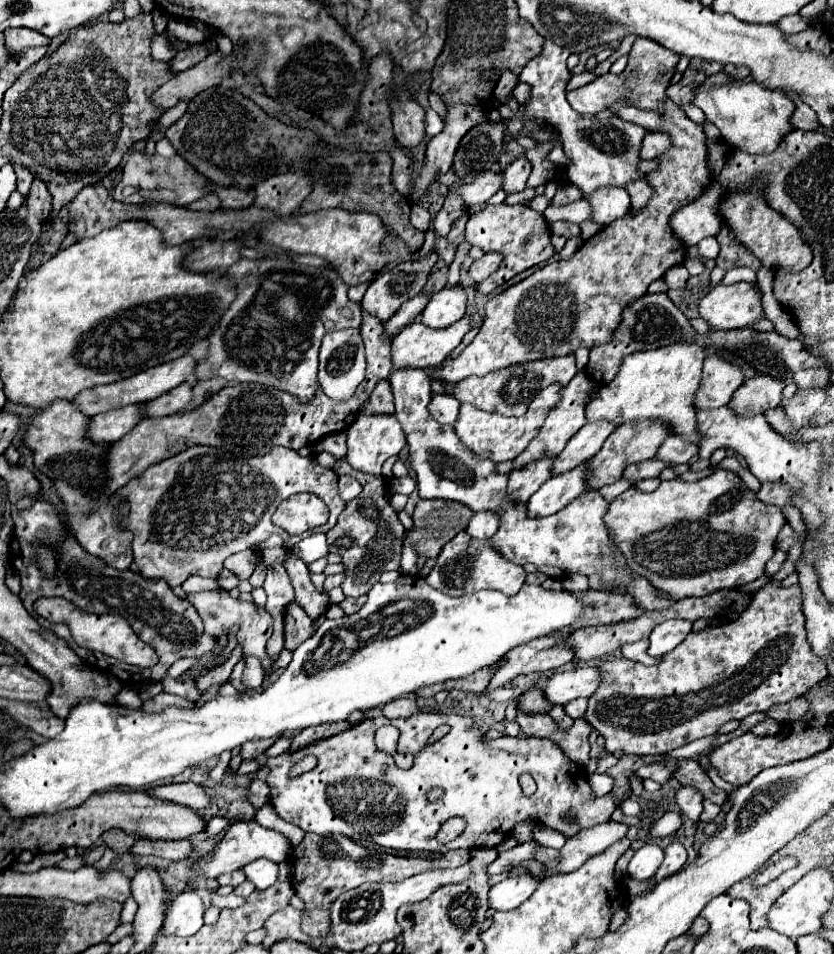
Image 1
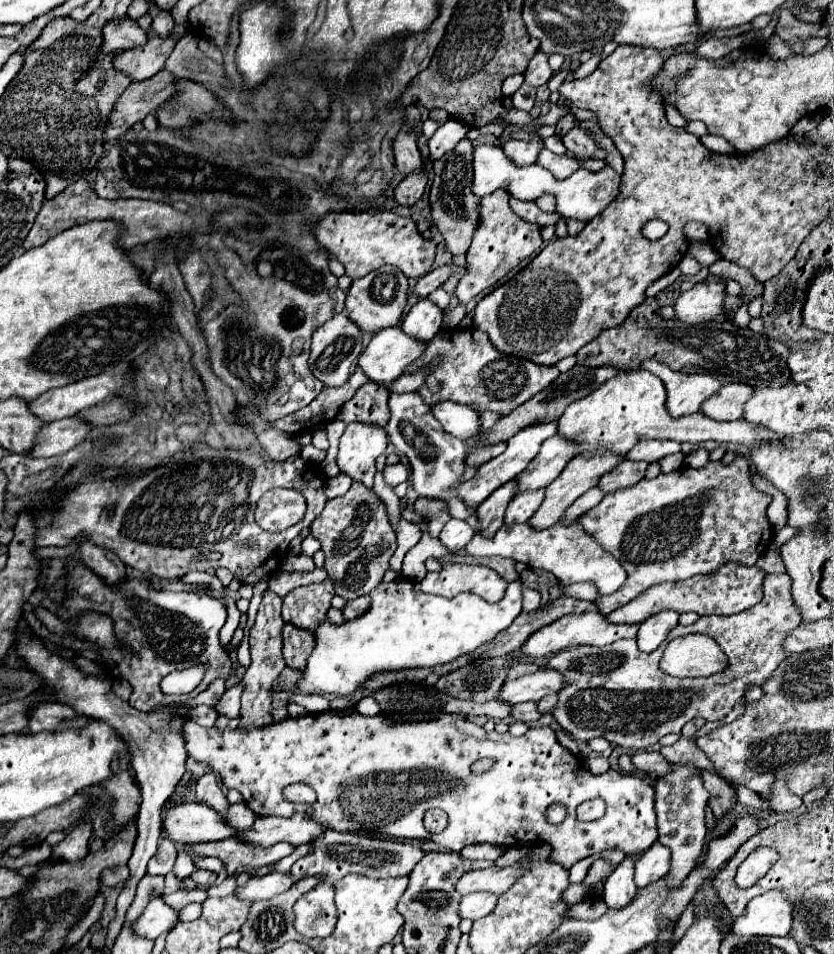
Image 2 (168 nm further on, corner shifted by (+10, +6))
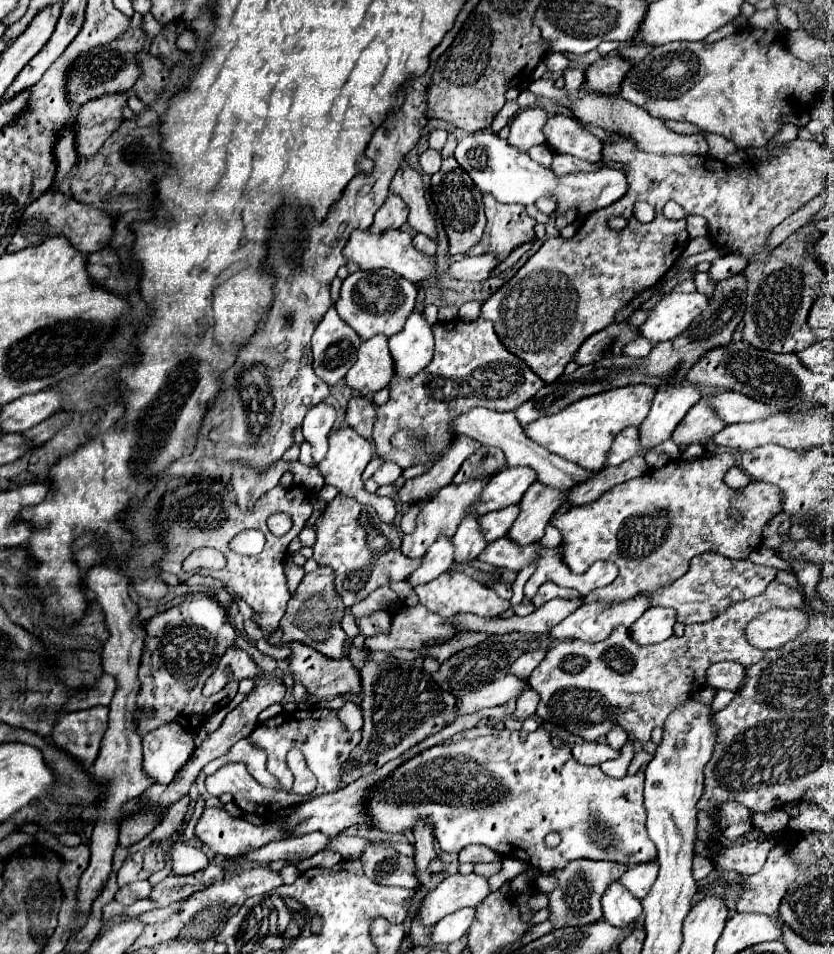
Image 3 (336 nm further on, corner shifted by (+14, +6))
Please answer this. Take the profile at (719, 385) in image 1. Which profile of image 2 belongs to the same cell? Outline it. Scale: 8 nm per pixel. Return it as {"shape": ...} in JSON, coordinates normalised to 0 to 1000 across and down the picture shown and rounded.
{"shape":[[[772,376],[767,385],[794,397],[799,406],[799,429],[806,437],[835,433],[839,429],[839,422],[844,422],[863,408],[863,399],[856,393],[813,391],[796,381],[789,381],[787,376]]]}

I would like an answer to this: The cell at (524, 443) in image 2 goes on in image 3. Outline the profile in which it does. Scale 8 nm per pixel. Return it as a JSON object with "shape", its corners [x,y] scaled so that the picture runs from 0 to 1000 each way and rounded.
{"shape":[[[580,500],[580,502],[568,502],[568,504],[559,504],[559,506],[540,506],[535,510],[530,510],[520,521],[518,525],[513,525],[504,538],[501,538],[501,544],[499,544],[499,555],[496,555],[496,561],[484,561],[482,563],[482,580],[489,582],[489,584],[506,584],[508,578],[523,567],[523,563],[528,559],[535,559],[535,561],[544,561],[547,559],[547,552],[552,550],[552,546],[556,544],[556,540],[561,538],[561,534],[566,531],[566,527],[571,527],[571,523],[576,523],[580,510],[585,508],[590,500]]]}

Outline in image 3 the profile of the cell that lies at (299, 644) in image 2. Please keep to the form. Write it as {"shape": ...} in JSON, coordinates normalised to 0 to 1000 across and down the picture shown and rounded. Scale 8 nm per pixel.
{"shape":[[[345,674],[348,678],[348,697],[345,703],[353,710],[355,716],[365,718],[369,722],[369,726],[384,731],[384,733],[398,733],[412,726],[432,726],[432,705],[422,699],[422,695],[417,691],[393,691],[391,687],[384,687],[379,680],[365,676],[365,674]]]}

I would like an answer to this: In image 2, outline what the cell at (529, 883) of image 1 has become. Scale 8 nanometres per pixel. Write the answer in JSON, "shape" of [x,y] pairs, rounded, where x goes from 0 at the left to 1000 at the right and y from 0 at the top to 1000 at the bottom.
{"shape":[[[571,936],[571,938],[559,938],[554,940],[552,944],[552,951],[549,951],[549,959],[552,963],[576,963],[580,959],[585,959],[592,951],[595,951],[595,942],[592,938],[585,938],[585,936]]]}

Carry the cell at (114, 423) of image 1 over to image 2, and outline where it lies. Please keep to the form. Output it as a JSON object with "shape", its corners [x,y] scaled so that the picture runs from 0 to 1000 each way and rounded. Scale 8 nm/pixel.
{"shape":[[[91,437],[55,443],[46,452],[34,479],[65,479],[65,477],[82,475],[106,454],[108,448],[101,448],[101,443],[96,443],[96,439]]]}

